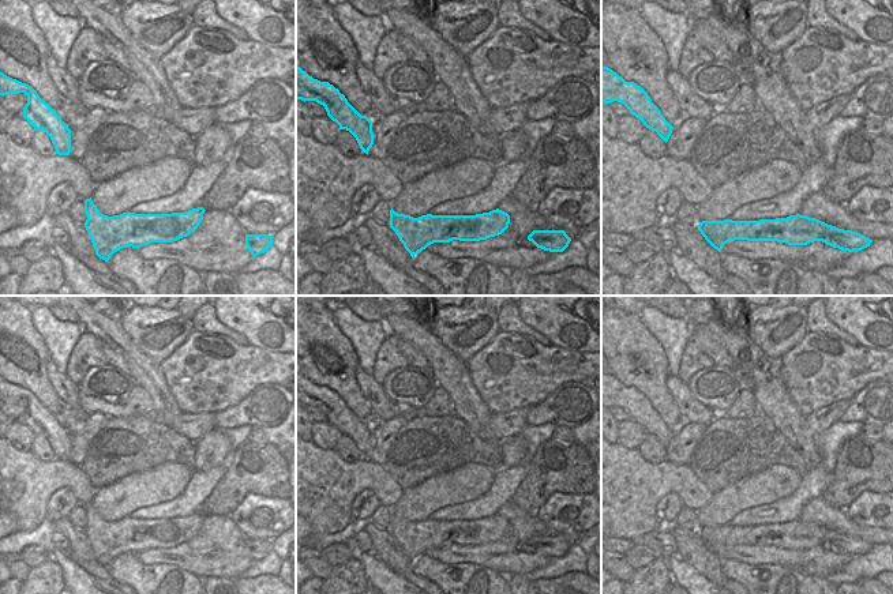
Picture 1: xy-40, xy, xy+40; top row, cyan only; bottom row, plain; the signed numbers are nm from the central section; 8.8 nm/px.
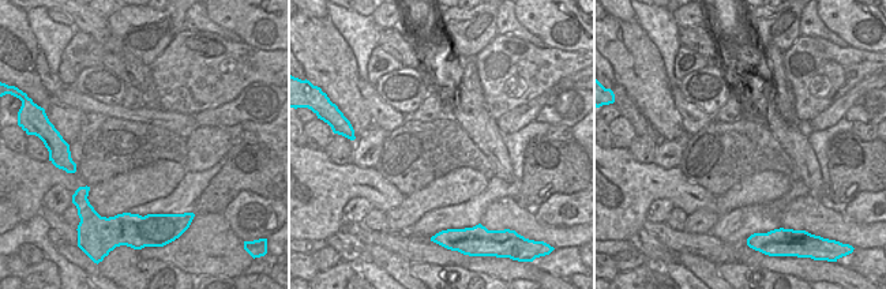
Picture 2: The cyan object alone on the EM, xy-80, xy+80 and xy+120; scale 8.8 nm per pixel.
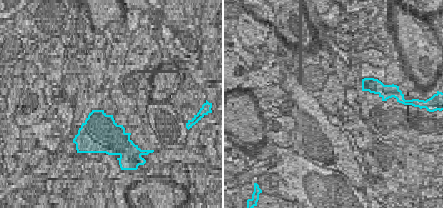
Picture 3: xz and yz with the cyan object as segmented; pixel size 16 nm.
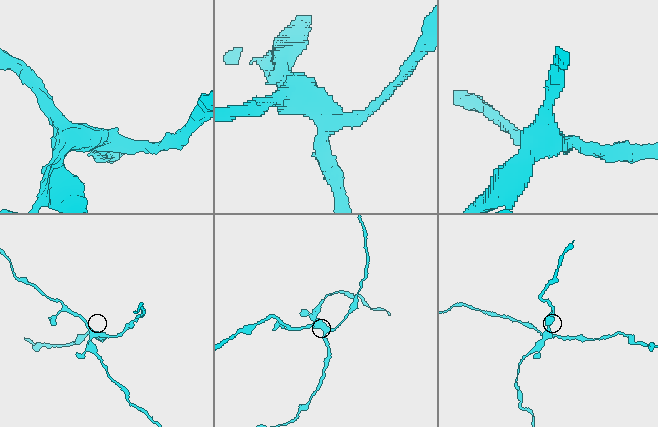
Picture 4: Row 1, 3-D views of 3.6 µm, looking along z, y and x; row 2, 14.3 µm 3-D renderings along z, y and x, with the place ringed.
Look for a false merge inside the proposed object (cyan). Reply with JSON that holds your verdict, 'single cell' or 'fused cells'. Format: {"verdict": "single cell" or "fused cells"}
{"verdict": "fused cells"}

